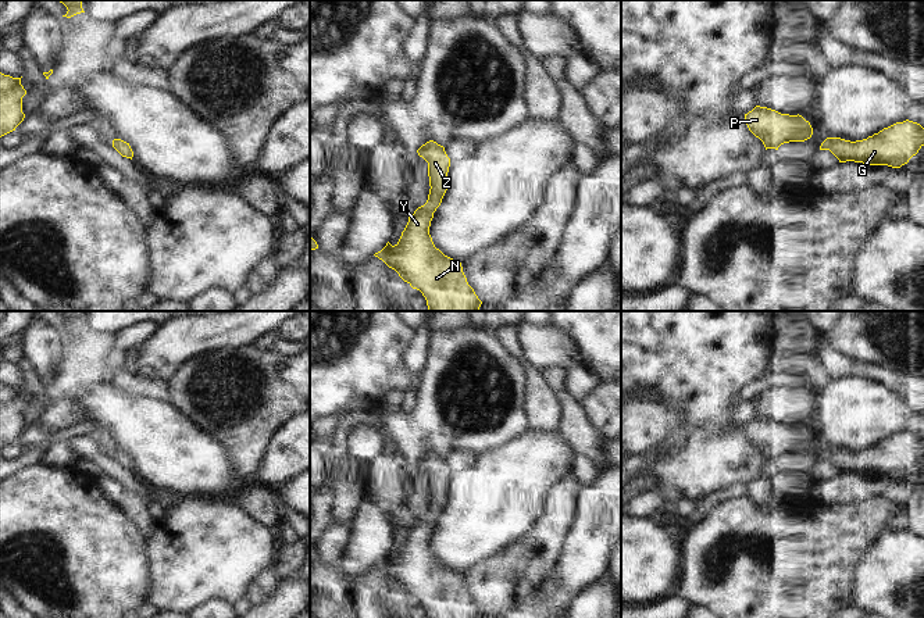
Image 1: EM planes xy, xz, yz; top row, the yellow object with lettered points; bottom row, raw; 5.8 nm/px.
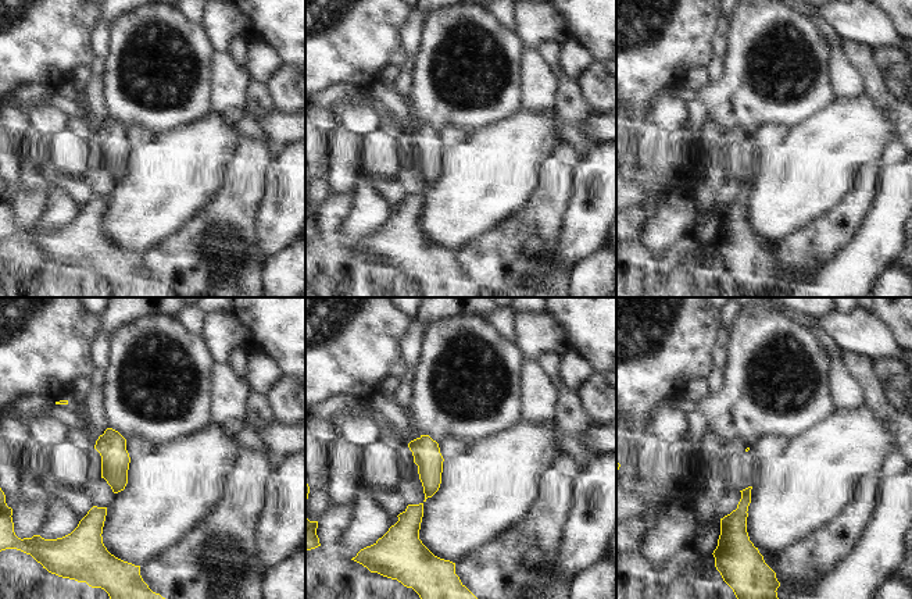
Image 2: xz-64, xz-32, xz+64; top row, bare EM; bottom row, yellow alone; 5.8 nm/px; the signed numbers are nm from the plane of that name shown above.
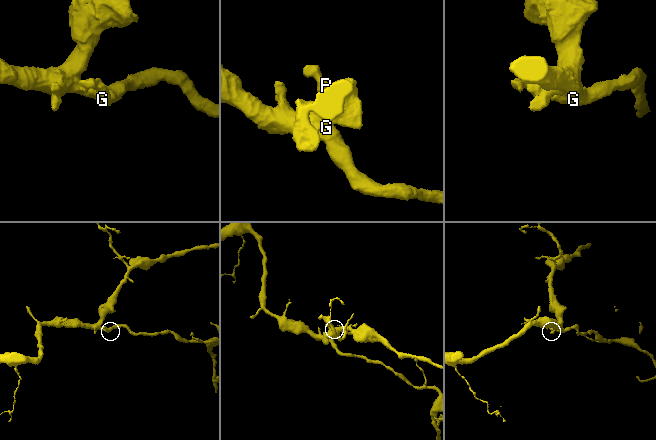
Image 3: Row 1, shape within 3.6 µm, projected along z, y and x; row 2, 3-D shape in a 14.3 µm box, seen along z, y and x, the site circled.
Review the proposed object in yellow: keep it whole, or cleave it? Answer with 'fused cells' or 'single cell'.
single cell

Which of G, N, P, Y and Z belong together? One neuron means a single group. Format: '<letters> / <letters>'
G N P Y Z

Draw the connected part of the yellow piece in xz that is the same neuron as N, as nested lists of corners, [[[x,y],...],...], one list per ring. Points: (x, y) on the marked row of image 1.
[[[434,140],[417,153],[428,162],[428,200],[409,217],[399,242],[395,246],[388,242],[374,256],[422,293],[428,311],[478,311],[482,301],[468,285],[461,262],[436,249],[429,235],[434,212],[447,190],[450,158],[445,147]]]

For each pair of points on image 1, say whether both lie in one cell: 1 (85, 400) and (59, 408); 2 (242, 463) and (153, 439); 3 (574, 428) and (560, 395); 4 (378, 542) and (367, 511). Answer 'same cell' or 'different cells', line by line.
1: different cells
2: different cells
3: same cell
4: same cell

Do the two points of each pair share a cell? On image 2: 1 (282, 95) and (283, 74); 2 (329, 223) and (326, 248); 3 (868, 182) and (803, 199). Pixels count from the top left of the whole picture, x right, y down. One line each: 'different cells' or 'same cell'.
1: same cell
2: different cells
3: different cells

